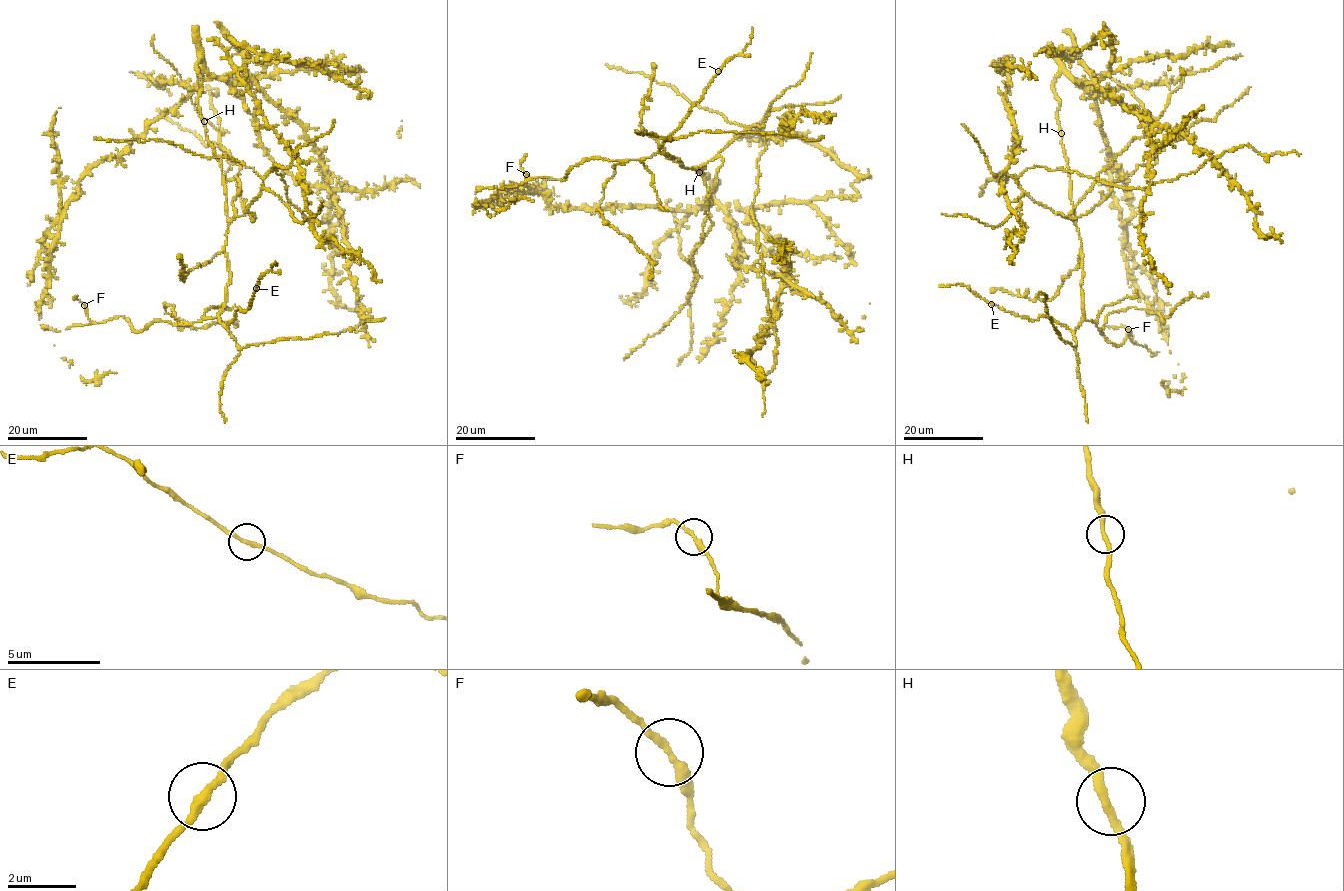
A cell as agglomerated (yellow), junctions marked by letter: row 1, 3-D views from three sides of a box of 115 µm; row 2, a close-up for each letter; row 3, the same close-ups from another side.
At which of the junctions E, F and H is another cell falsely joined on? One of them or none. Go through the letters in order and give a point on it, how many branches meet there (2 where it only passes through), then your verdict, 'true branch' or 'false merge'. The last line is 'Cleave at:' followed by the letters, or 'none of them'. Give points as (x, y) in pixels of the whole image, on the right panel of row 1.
E: at (991, 304); 2 branches meet; true branch
F: at (1128, 329); 2 branches meet; true branch
H: at (1061, 133); 2 branches meet; true branch
Cleave at: none of them

